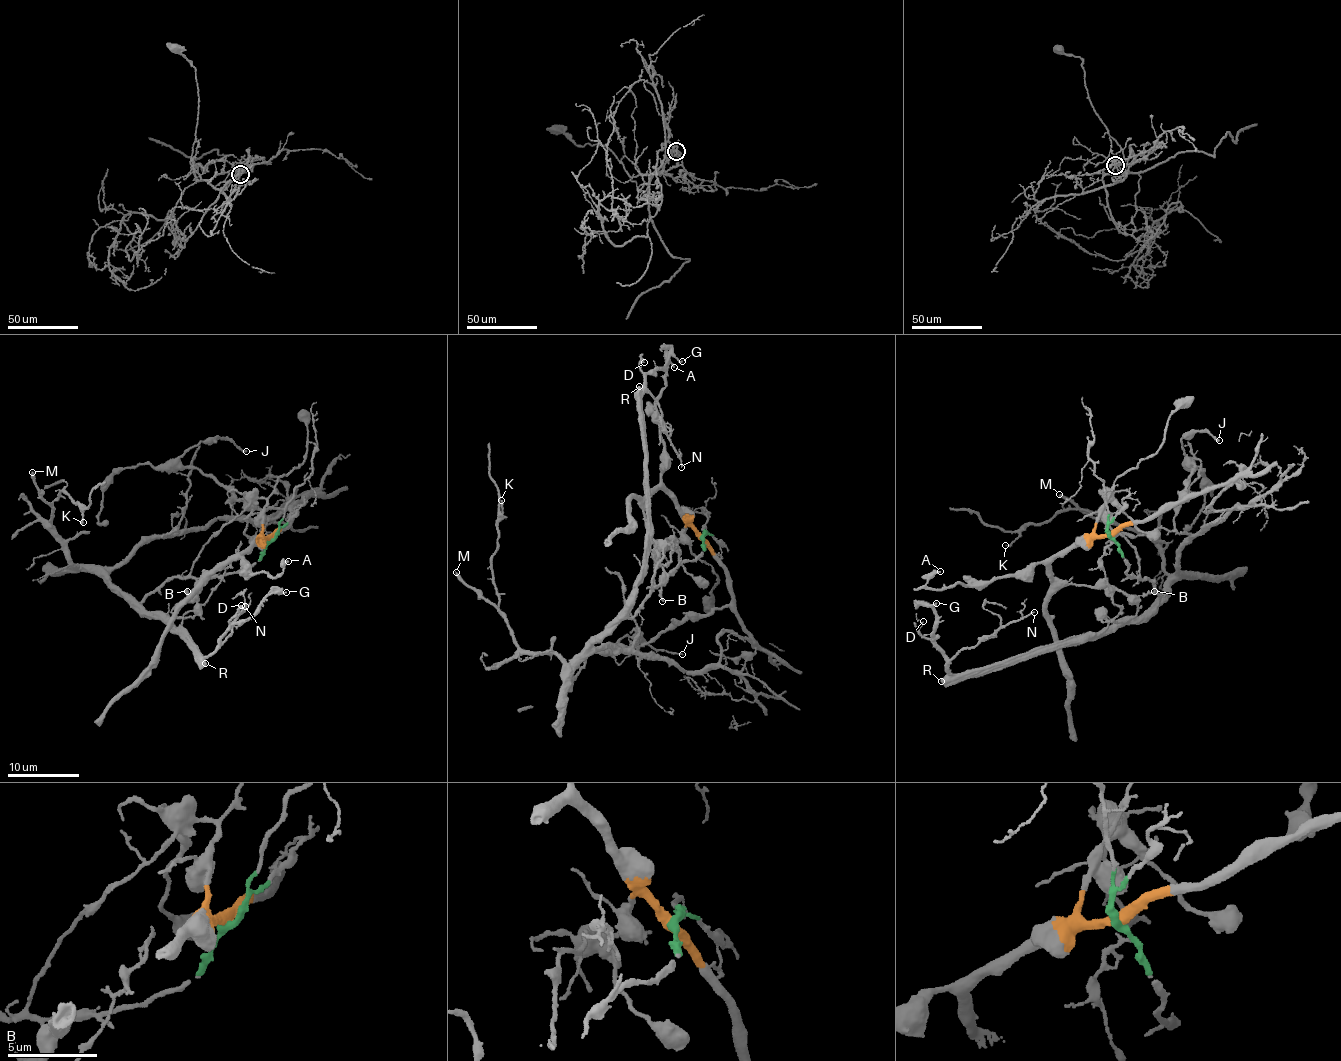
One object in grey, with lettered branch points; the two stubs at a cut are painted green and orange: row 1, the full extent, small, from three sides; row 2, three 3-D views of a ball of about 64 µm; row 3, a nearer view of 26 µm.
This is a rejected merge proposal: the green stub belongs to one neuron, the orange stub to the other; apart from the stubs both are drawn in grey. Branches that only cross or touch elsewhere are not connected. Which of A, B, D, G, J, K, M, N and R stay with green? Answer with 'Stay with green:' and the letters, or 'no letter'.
Stay with green: D, G, K, M, N, R

